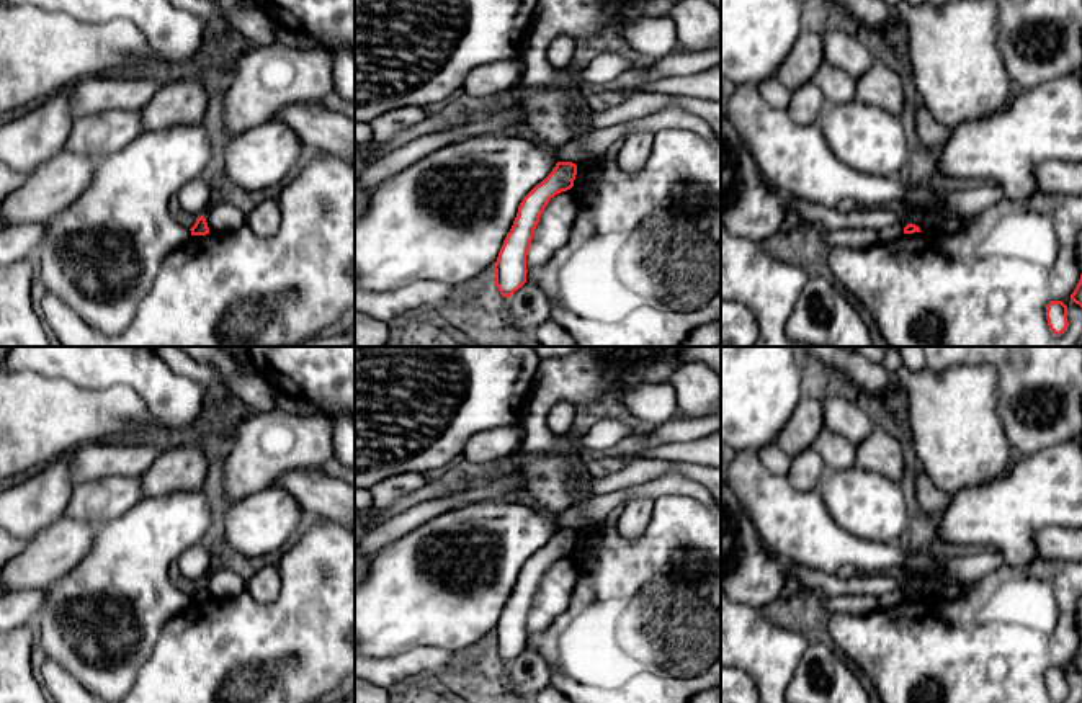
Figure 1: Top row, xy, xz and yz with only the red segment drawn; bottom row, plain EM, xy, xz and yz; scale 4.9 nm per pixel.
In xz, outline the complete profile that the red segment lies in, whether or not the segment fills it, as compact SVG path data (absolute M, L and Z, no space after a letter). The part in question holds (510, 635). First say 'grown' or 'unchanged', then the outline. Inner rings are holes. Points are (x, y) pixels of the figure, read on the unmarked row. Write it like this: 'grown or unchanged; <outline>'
unchanged; M557 528L552 538L520 569L513 592L494 631L494 651L503 664L510 664L526 649L526 621L539 584L551 564L574 553L575 541L575 530Z

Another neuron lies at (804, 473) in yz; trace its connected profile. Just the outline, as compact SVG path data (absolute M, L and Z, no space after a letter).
M809 448L791 458L786 477L796 489L811 492L817 490L824 471L819 453Z

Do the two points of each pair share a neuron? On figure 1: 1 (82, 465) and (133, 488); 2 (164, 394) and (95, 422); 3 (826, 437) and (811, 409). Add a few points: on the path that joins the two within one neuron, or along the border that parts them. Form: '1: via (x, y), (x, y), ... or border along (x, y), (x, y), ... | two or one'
1: border along (139, 476), (103, 476), (77, 486) | two
2: border along (108, 388), (129, 386), (164, 427) | two
3: border along (824, 427), (811, 447) | two

